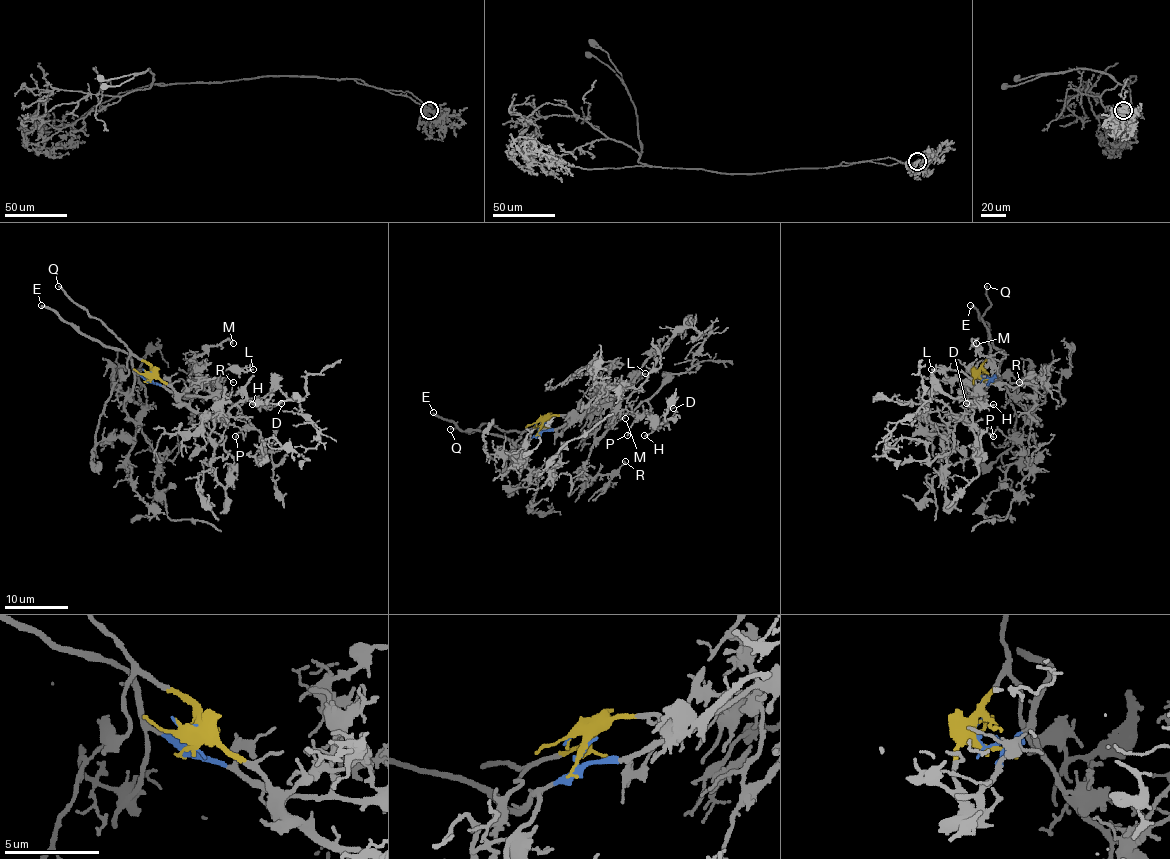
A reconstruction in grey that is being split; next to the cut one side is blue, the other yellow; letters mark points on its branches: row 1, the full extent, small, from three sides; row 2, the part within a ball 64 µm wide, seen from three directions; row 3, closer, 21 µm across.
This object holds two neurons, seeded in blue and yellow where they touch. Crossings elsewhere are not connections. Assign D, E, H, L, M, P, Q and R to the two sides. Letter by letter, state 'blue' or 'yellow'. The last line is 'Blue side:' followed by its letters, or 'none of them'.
D: blue
E: blue
H: blue
L: blue
M: yellow
P: blue
Q: yellow
R: yellow
Blue side: D, E, H, L, P

